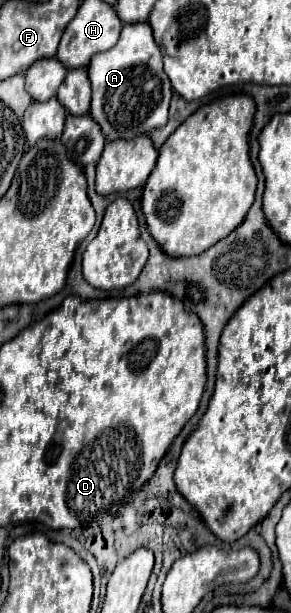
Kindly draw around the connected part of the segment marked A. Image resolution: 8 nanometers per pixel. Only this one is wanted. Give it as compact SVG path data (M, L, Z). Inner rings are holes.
M147 22L125 24L119 42L111 50L93 56L87 72L93 88L89 114L101 126L101 132L109 142L119 138L131 140L167 124L173 90L163 72L163 52L155 44Z

